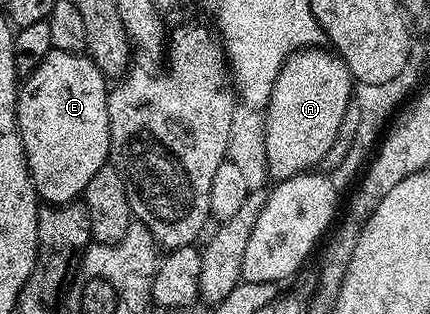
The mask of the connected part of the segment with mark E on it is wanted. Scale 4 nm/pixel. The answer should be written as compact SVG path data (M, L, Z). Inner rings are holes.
M50 52L48 58L44 58L44 62L40 62L40 66L36 66L36 70L31 76L25 77L21 81L18 90L18 133L22 139L24 146L24 154L28 162L28 170L30 177L34 183L34 189L38 192L39 197L47 204L69 204L77 201L83 195L88 186L88 182L92 178L92 174L96 174L96 170L107 167L110 155L110 127L108 126L108 106L106 98L108 95L108 80L103 76L102 72L90 57L85 54L68 54L67 52Z

